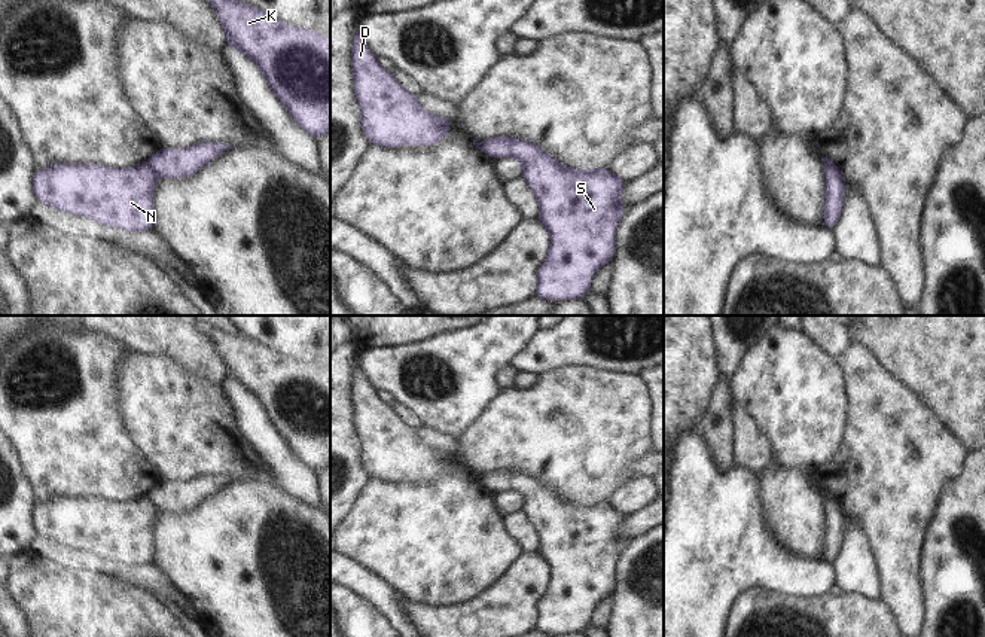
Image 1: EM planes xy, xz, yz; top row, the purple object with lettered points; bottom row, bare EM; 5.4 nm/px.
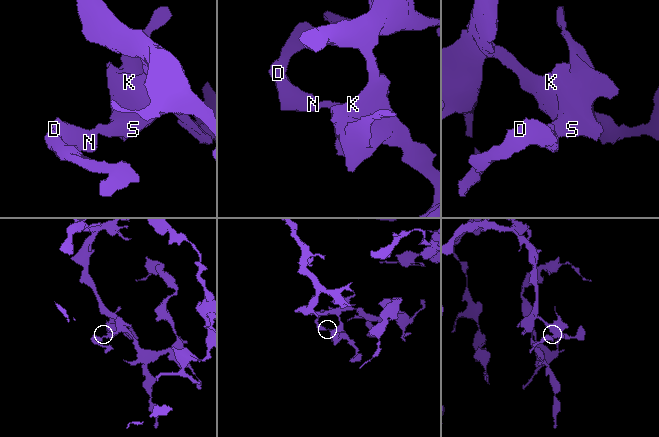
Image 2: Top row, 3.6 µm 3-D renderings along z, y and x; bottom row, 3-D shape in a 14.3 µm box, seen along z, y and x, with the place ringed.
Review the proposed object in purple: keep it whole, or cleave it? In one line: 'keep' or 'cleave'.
cleave

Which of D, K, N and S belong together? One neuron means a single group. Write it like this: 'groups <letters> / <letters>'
groups D N / K S

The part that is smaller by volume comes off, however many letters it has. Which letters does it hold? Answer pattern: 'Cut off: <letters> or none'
Cut off: D, N.

